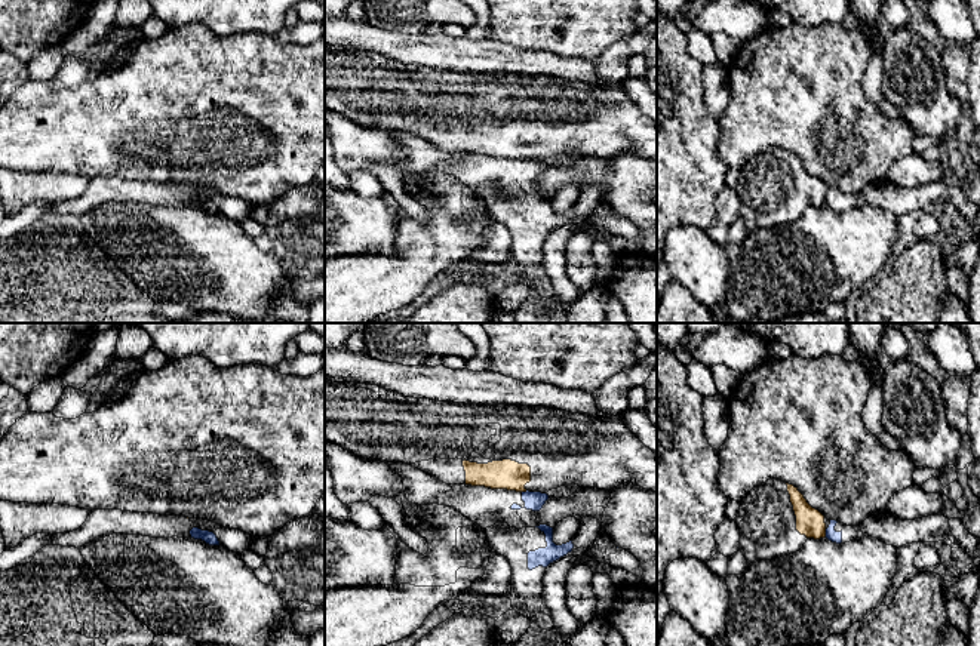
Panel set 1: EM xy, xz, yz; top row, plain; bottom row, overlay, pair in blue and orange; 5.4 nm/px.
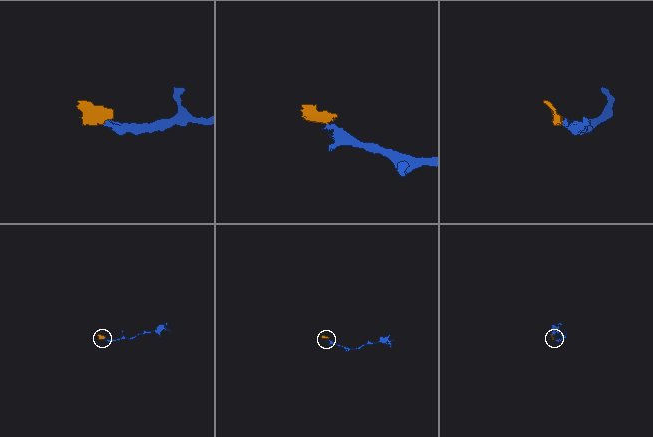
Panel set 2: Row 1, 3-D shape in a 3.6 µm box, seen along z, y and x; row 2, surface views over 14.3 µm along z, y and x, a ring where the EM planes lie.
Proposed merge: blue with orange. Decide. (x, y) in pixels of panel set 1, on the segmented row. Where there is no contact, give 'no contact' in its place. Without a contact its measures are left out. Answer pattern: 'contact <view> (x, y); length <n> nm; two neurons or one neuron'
contact yz (826, 532); length 40 nm; two neurons

